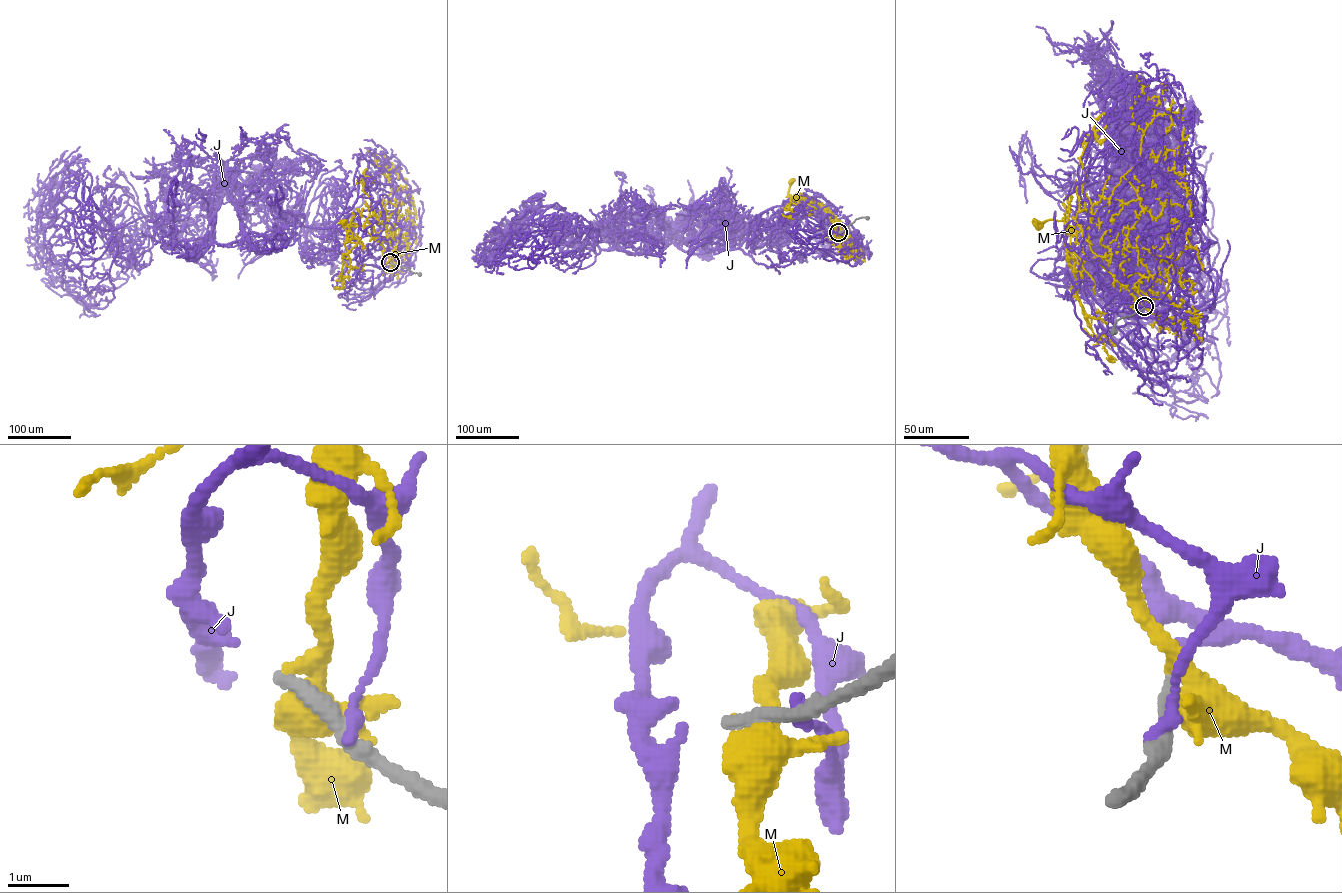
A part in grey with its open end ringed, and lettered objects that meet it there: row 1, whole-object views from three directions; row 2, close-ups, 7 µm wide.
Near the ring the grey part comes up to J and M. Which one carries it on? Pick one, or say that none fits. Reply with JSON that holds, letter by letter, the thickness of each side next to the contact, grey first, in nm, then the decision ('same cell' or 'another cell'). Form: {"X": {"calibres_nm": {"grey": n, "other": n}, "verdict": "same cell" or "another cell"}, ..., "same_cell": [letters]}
{"J": {"calibres_nm": {"grey": 240, "other": 200}, "verdict": "another cell"}, "M": {"calibres_nm": {"grey": 300, "other": 400}, "verdict": "another cell"}, "same_cell": []}

